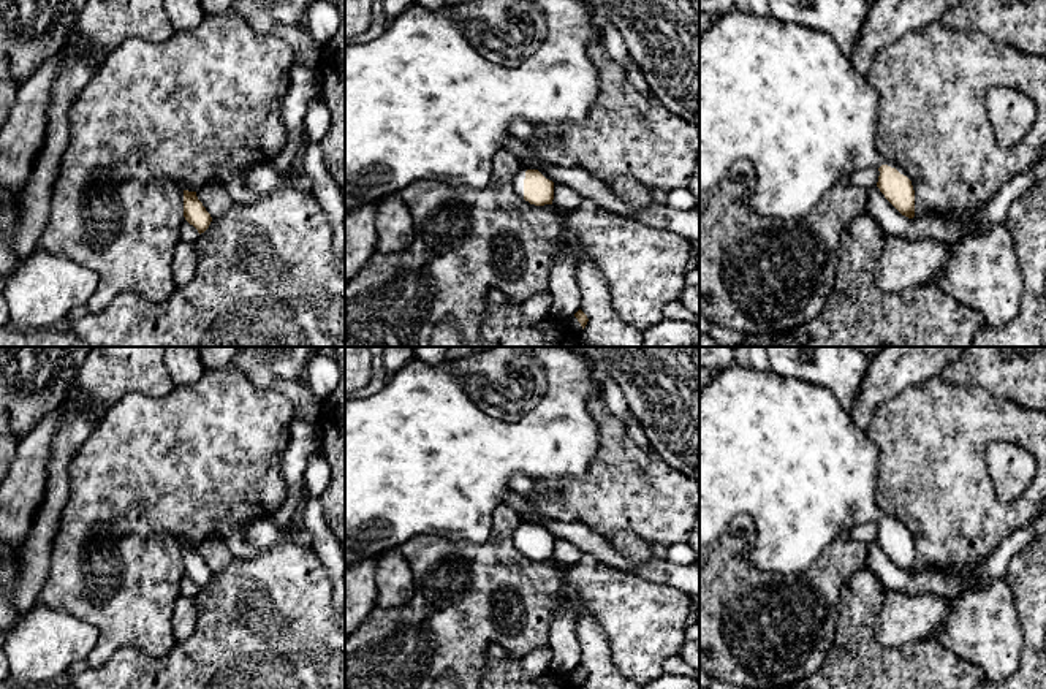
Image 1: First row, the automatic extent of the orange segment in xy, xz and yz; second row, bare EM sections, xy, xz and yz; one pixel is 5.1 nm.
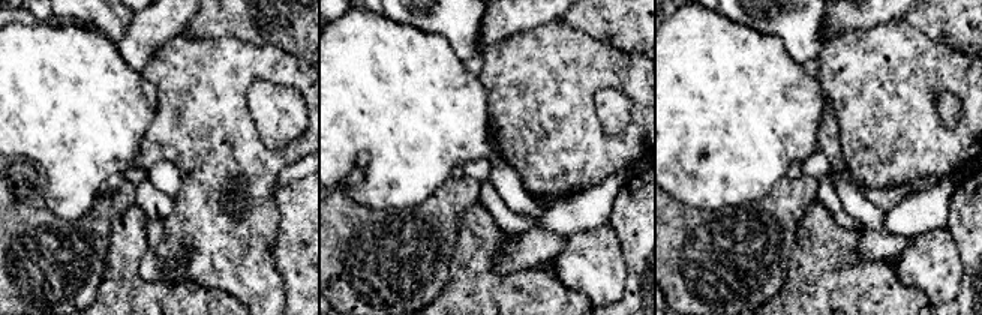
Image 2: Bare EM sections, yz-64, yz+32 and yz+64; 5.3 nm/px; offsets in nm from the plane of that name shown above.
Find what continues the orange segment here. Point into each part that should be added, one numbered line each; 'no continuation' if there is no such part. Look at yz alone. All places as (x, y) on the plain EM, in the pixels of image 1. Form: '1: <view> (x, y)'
1: yz (782, 453)

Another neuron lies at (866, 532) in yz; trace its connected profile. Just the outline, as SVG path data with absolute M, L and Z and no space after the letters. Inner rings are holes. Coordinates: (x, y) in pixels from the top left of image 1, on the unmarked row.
M877 521L859 523L850 529L850 539L869 545L872 542L877 542L878 531L880 526Z

